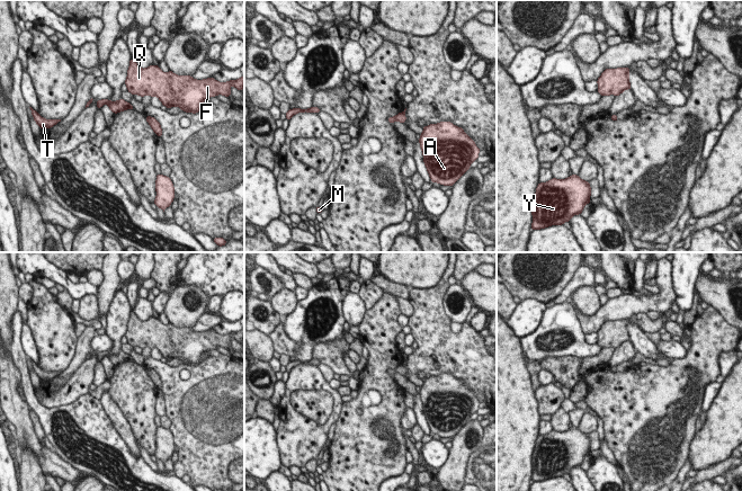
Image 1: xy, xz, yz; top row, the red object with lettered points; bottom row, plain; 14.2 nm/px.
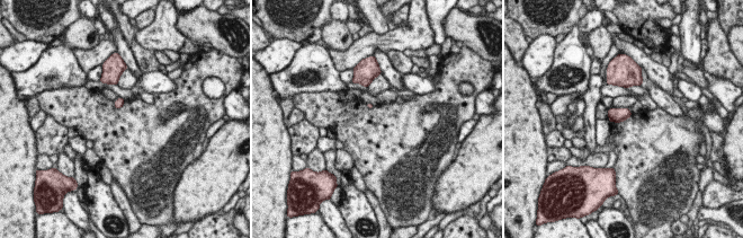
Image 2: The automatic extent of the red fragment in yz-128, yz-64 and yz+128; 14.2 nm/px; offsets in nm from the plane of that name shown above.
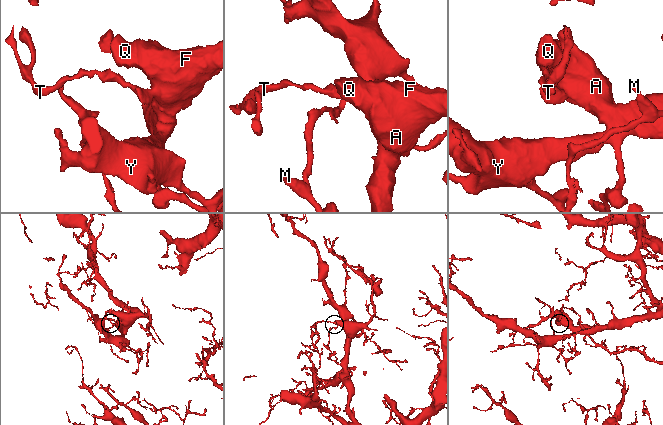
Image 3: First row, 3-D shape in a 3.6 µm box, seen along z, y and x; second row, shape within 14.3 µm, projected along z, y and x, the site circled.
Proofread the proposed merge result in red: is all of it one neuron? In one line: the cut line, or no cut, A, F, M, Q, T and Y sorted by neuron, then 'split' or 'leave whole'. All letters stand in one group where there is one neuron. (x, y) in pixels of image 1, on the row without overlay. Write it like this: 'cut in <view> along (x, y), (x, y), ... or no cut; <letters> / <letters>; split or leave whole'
no cut; A F M Q T Y; leave whole

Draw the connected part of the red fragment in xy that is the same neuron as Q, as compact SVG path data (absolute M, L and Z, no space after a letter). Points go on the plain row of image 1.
M131 311L125 337L127 343L132 347L140 347L142 350L145 347L150 347L151 349L157 348L167 360L178 358L186 365L196 366L203 361L200 359L202 354L205 354L206 358L208 357L206 354L207 350L215 349L216 347L229 349L231 347L230 340L232 337L238 342L244 341L244 328L238 332L231 332L227 334L218 334L212 329L204 332L195 332L189 328L177 328L172 323L164 325L159 321L159 318L152 316L146 321L141 321L136 314Z

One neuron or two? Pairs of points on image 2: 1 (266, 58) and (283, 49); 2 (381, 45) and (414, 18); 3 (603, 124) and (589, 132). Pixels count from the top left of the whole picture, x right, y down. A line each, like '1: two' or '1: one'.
1: one
2: one
3: two

